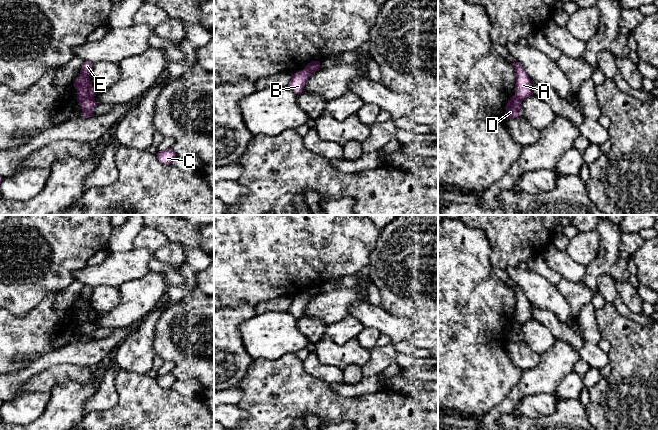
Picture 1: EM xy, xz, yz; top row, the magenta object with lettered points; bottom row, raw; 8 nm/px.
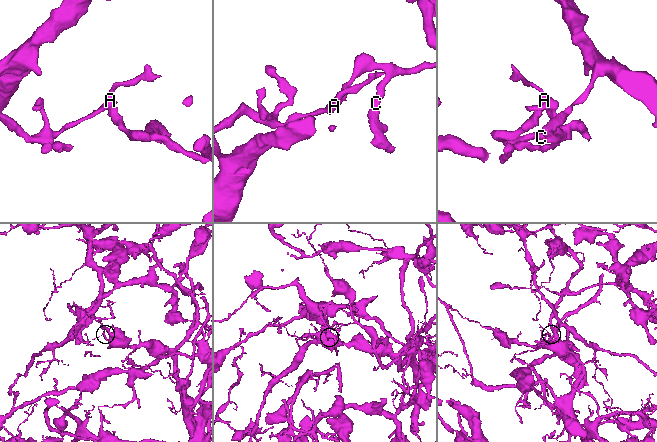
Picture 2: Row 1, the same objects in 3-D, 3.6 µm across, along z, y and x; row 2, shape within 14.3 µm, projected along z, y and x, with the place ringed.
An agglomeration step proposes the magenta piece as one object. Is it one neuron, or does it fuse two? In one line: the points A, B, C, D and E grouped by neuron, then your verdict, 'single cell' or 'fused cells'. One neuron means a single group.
A B E / C D; fused cells

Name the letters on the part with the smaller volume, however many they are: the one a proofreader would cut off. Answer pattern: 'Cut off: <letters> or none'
Cut off: A, B, E

